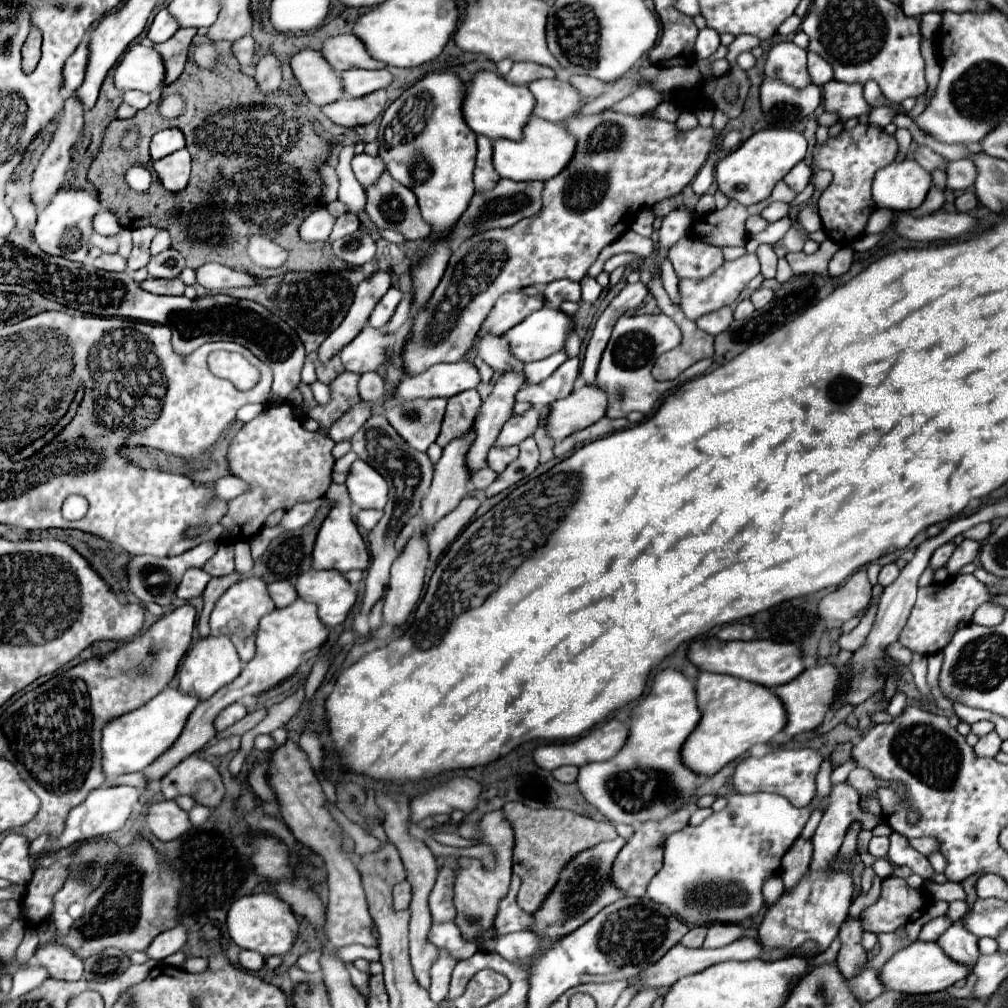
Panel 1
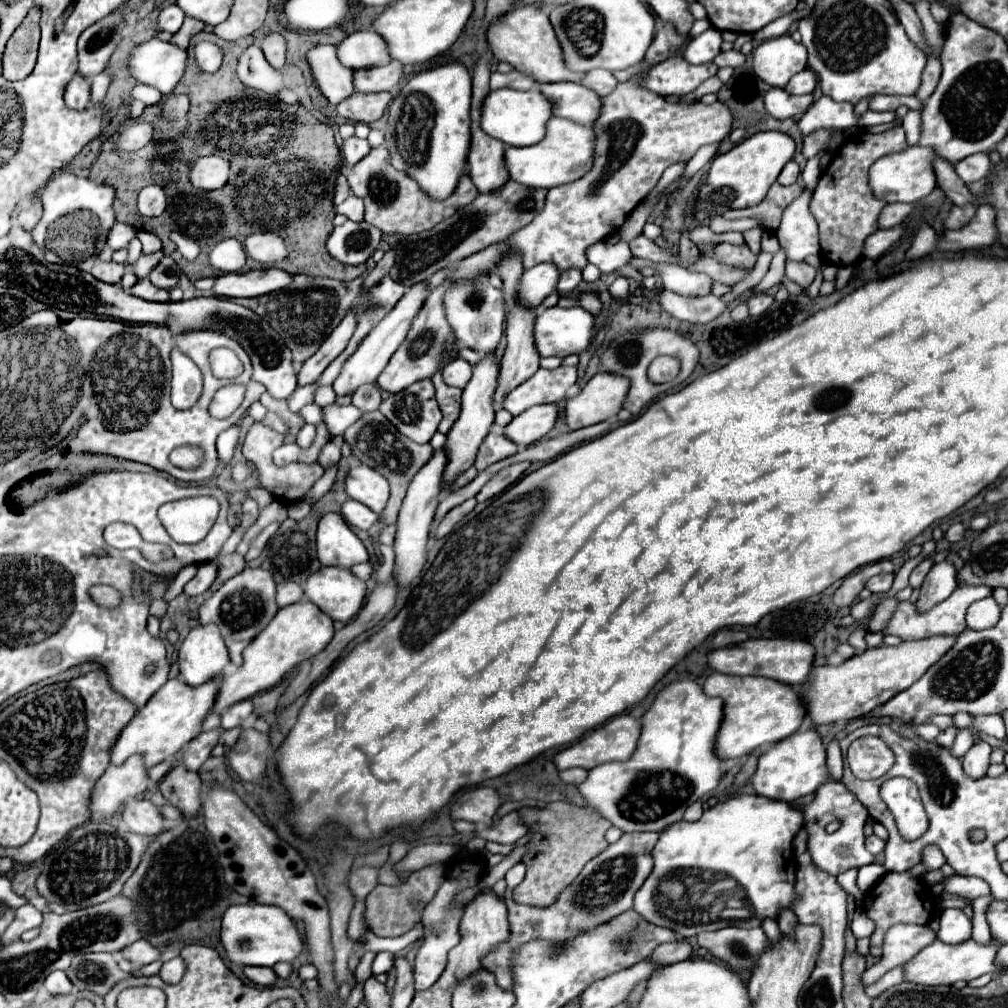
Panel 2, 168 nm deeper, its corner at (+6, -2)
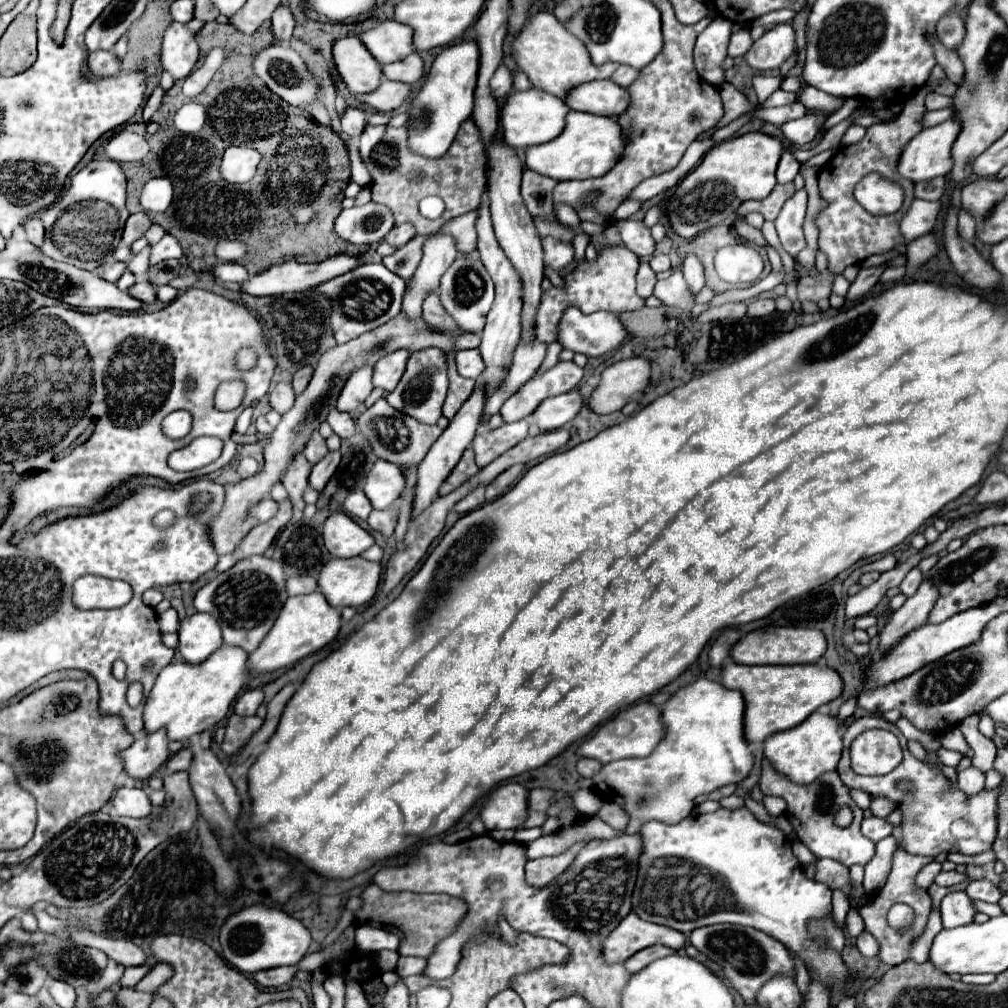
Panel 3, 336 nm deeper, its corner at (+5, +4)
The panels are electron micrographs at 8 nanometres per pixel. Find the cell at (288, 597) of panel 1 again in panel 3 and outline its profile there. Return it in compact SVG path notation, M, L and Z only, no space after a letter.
M299 575L299 577L289 577L289 579L287 579L287 595L313 593L315 589L317 589L317 581L315 581L315 577Z

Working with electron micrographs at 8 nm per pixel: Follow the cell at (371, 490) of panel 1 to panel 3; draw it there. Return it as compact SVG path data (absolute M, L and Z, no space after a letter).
M379 459L367 473L363 491L369 497L373 509L389 509L403 493L403 487L405 487L405 477L401 469L397 469L397 465L393 463Z

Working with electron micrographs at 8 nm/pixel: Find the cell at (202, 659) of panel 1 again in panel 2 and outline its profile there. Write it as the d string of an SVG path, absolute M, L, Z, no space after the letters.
M212 625L194 627L186 635L178 651L180 679L194 687L224 673L228 663L230 663L230 657L228 657L224 639L218 627L212 627Z

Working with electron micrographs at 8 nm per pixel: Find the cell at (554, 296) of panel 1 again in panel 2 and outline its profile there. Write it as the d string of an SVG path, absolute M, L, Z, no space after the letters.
M570 267L570 269L562 271L560 281L558 281L558 289L556 289L556 291L558 291L560 295L566 295L568 291L576 289L580 283L582 283L582 271L576 269L576 267Z

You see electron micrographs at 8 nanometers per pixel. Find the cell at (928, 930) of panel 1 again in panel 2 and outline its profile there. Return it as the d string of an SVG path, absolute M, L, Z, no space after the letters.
M894 925L884 935L884 955L882 959L864 971L862 985L868 987L878 981L892 967L908 963L922 947L932 943L936 933L928 925Z

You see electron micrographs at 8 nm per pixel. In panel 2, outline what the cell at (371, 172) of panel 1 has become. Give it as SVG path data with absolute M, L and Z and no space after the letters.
M356 135L350 137L350 139L346 139L344 141L344 149L342 149L342 153L344 153L344 165L350 167L350 165L358 163L362 157L368 155L368 151L370 151L370 145L368 145L366 139L358 139Z

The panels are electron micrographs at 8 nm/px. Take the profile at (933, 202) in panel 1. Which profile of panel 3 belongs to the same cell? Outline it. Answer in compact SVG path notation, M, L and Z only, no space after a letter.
M887 263L877 265L877 267L863 267L857 275L857 279L851 283L851 289L847 293L847 299L861 299L865 297L879 281L881 273L887 269Z

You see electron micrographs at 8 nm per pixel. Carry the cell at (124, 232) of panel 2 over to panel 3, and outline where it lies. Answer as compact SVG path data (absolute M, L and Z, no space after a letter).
M135 213L135 215L131 215L131 217L127 219L121 241L123 241L125 245L131 245L135 239L143 237L143 233L145 233L149 227L151 227L149 217L147 217L145 213Z

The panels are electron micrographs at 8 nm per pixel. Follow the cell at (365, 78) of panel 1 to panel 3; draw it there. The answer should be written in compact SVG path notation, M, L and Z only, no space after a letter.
M413 53L409 57L401 59L401 61L385 65L381 71L383 71L383 77L389 79L389 81L417 83L423 77L423 61L417 53Z

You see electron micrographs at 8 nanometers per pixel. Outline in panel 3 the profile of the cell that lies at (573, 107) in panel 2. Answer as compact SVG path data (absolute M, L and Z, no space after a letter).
M603 79L603 81L589 81L573 87L565 95L565 103L569 105L569 109L575 111L615 117L617 113L625 111L629 97L623 87L613 85L613 81L609 79Z

